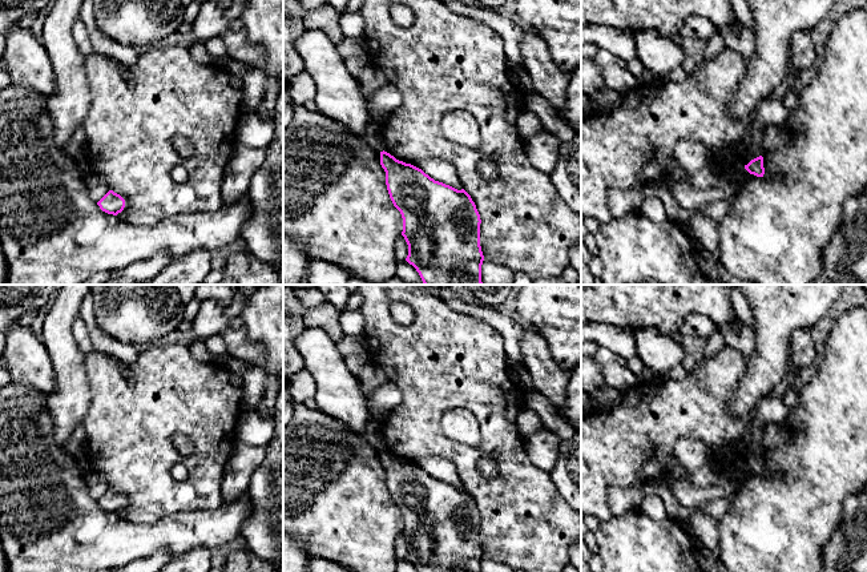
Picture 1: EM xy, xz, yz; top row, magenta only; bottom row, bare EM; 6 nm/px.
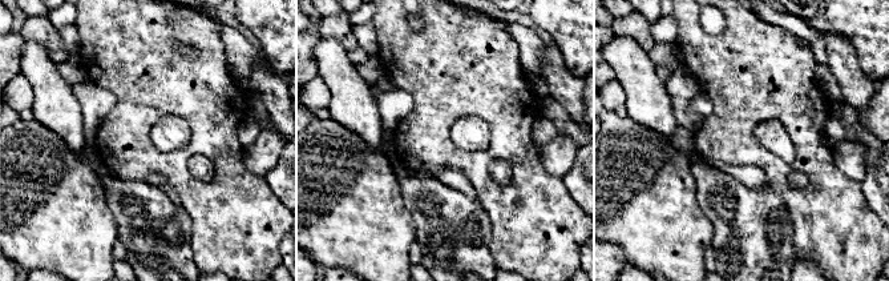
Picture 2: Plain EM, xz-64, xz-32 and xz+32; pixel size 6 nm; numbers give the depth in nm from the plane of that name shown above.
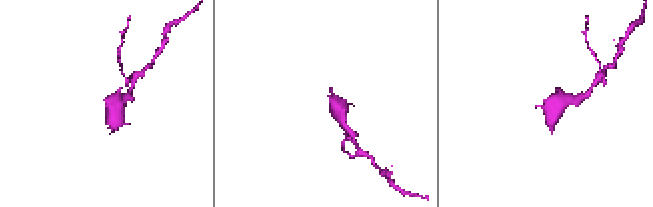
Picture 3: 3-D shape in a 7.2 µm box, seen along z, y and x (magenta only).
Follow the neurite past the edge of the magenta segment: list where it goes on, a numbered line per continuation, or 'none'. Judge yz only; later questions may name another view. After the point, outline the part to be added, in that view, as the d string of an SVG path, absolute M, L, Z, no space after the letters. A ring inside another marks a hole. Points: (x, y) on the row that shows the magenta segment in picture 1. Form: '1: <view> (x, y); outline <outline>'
none

